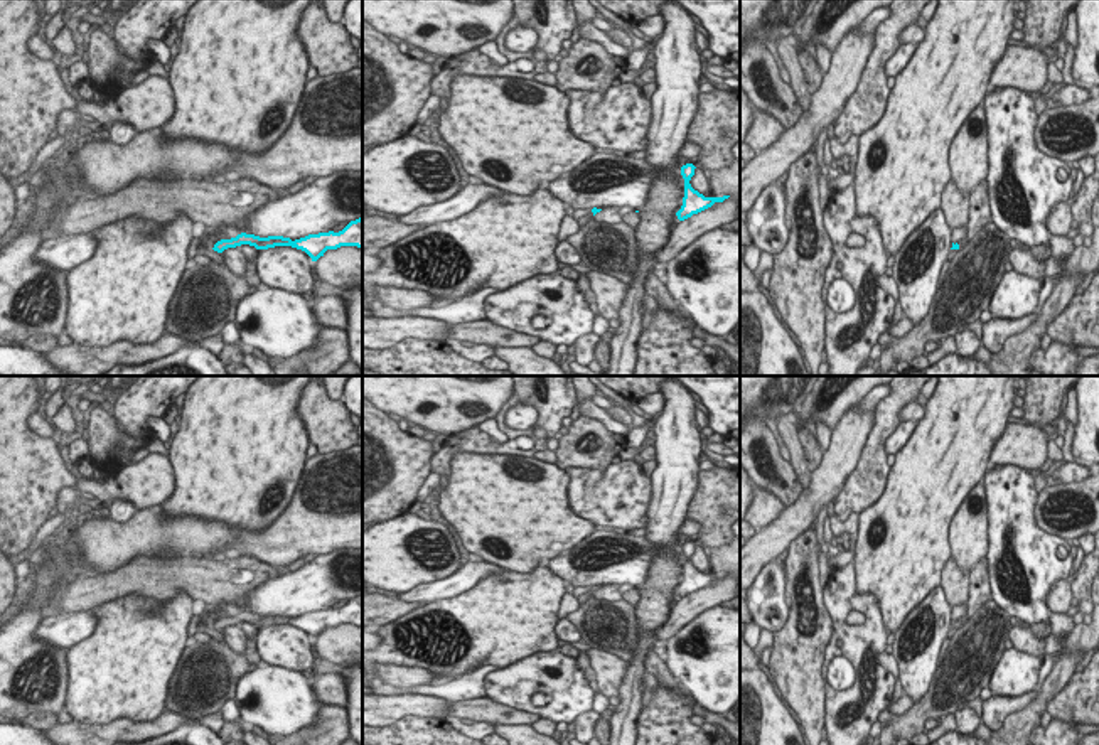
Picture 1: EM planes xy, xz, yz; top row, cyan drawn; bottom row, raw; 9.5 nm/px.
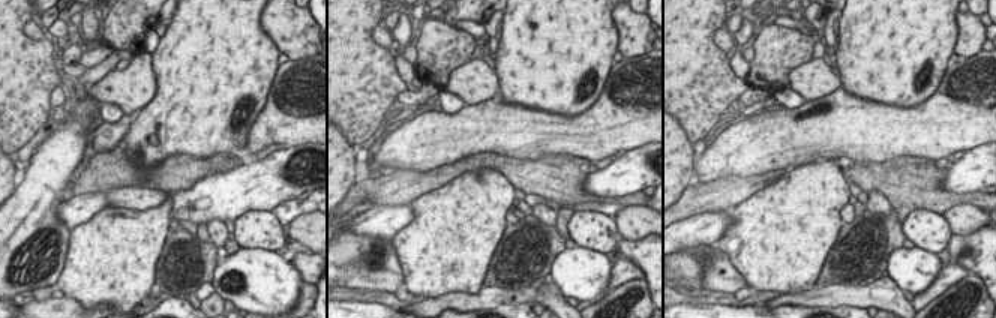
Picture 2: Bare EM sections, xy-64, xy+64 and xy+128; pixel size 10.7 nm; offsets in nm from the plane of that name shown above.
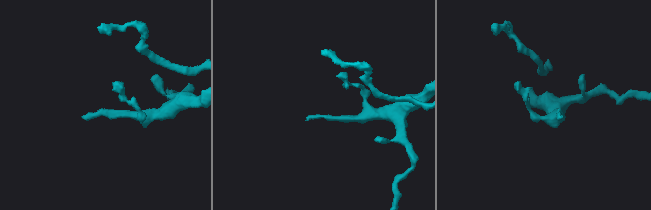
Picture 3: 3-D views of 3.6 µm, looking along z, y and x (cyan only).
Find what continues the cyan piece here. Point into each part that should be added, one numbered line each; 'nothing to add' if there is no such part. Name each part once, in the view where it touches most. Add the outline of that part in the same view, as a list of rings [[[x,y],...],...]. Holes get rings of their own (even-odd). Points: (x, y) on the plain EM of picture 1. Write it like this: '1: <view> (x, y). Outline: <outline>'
nothing to add

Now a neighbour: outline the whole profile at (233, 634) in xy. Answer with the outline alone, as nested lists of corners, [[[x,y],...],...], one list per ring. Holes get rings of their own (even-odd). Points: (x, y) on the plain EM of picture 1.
[[[239,624],[228,625],[222,630],[224,640],[239,654],[246,654],[249,639],[246,637],[246,632],[241,629]]]

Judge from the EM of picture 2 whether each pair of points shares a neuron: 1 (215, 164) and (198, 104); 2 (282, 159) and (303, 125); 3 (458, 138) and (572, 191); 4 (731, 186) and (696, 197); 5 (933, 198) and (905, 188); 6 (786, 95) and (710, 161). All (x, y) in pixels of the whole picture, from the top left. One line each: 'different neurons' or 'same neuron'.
1: different neurons
2: different neurons
3: different neurons
4: same neuron
5: same neuron
6: different neurons

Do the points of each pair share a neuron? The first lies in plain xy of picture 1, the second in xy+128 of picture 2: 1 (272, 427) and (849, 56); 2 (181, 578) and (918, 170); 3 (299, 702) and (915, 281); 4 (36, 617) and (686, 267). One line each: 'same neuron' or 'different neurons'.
1: same neuron
2: same neuron
3: same neuron
4: different neurons

